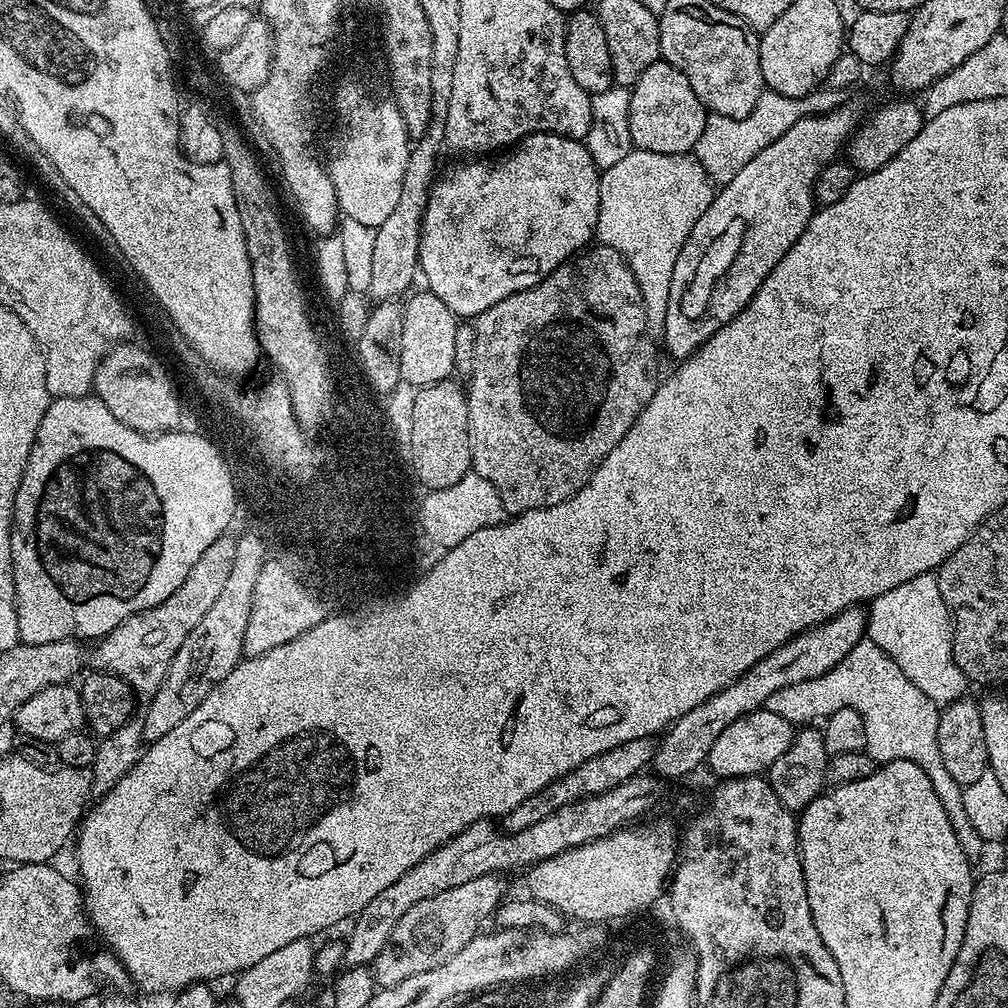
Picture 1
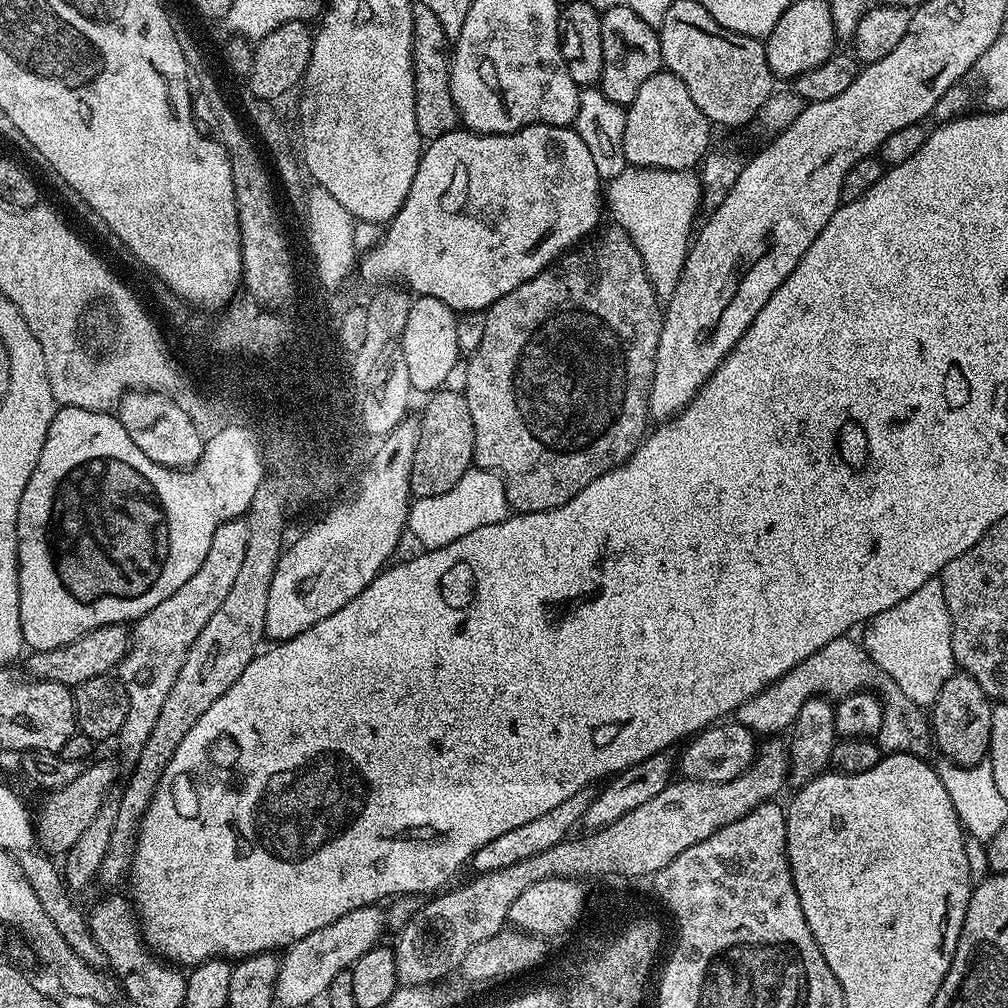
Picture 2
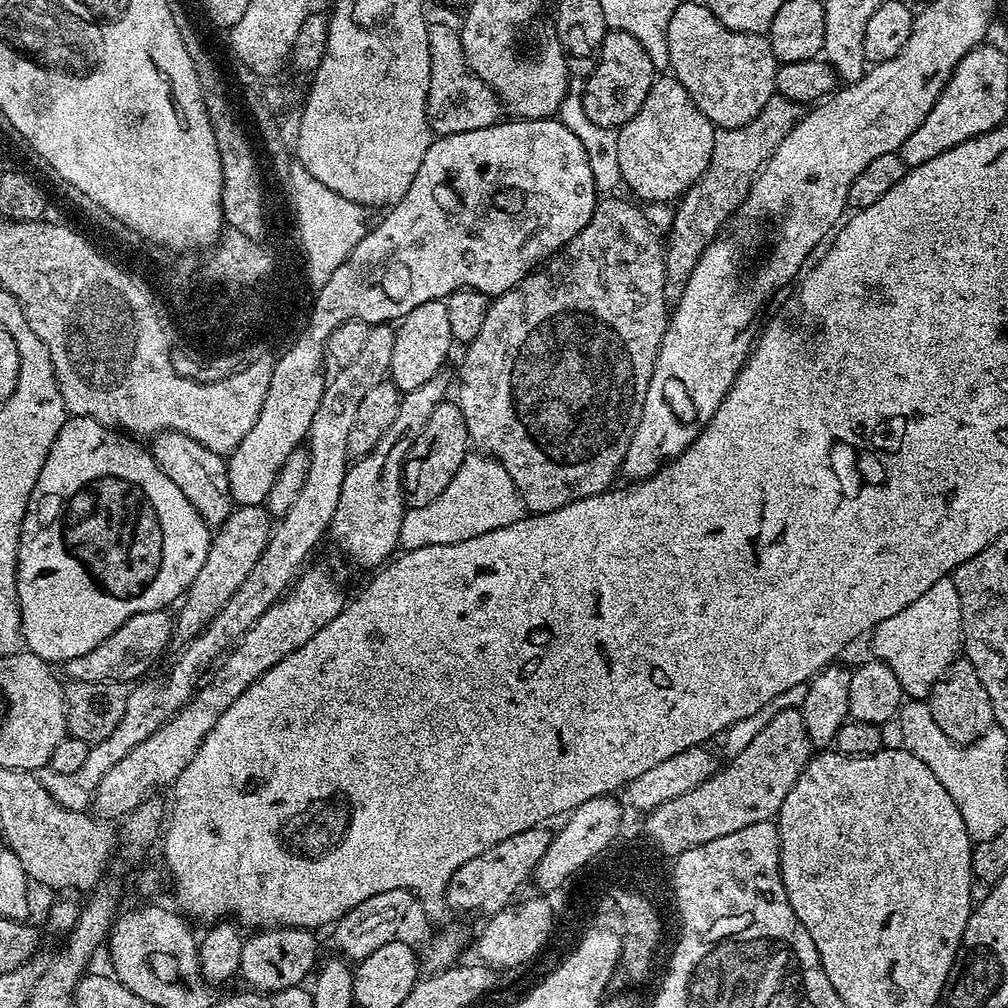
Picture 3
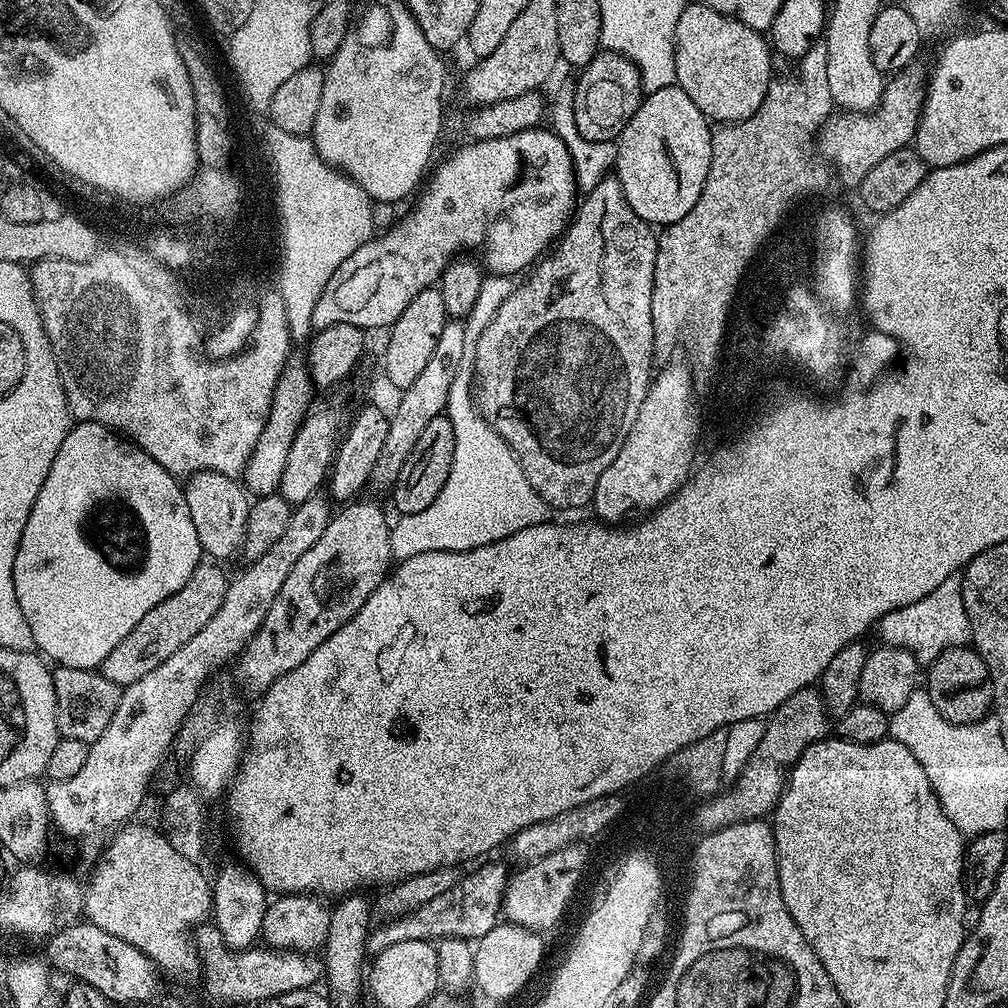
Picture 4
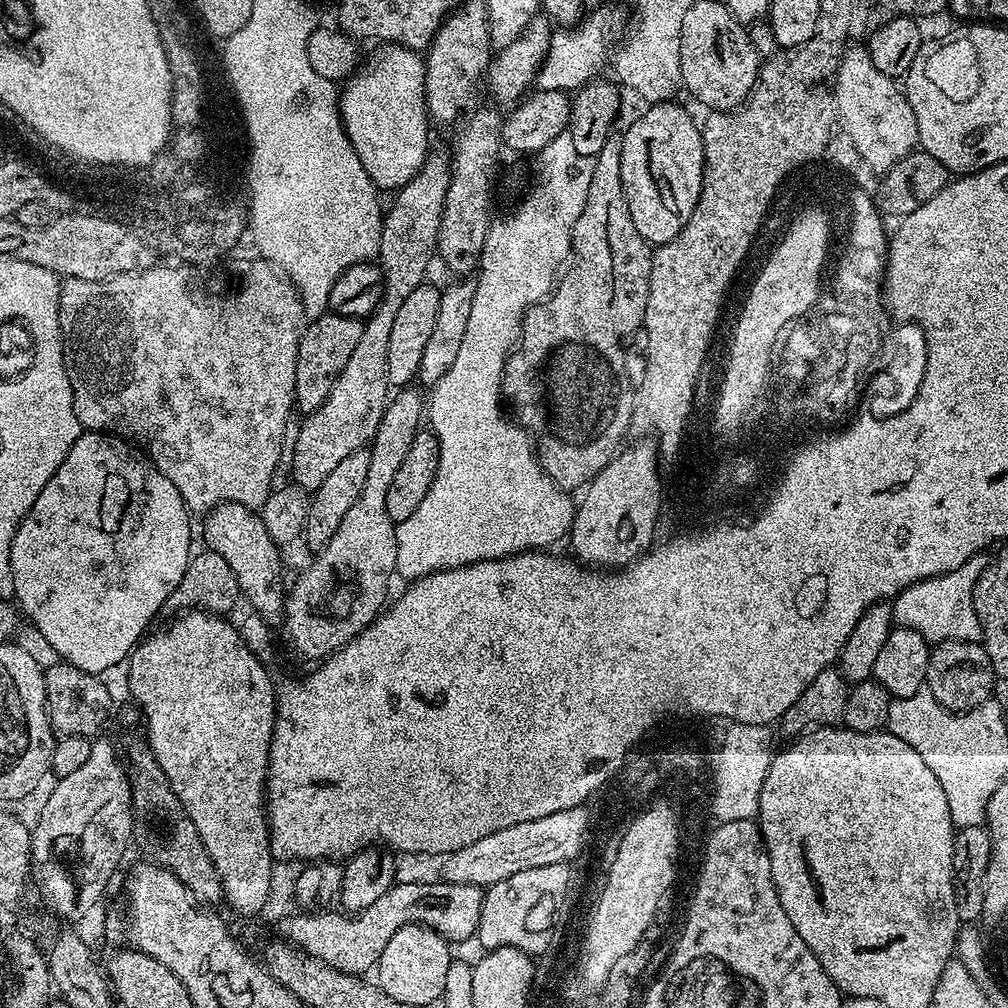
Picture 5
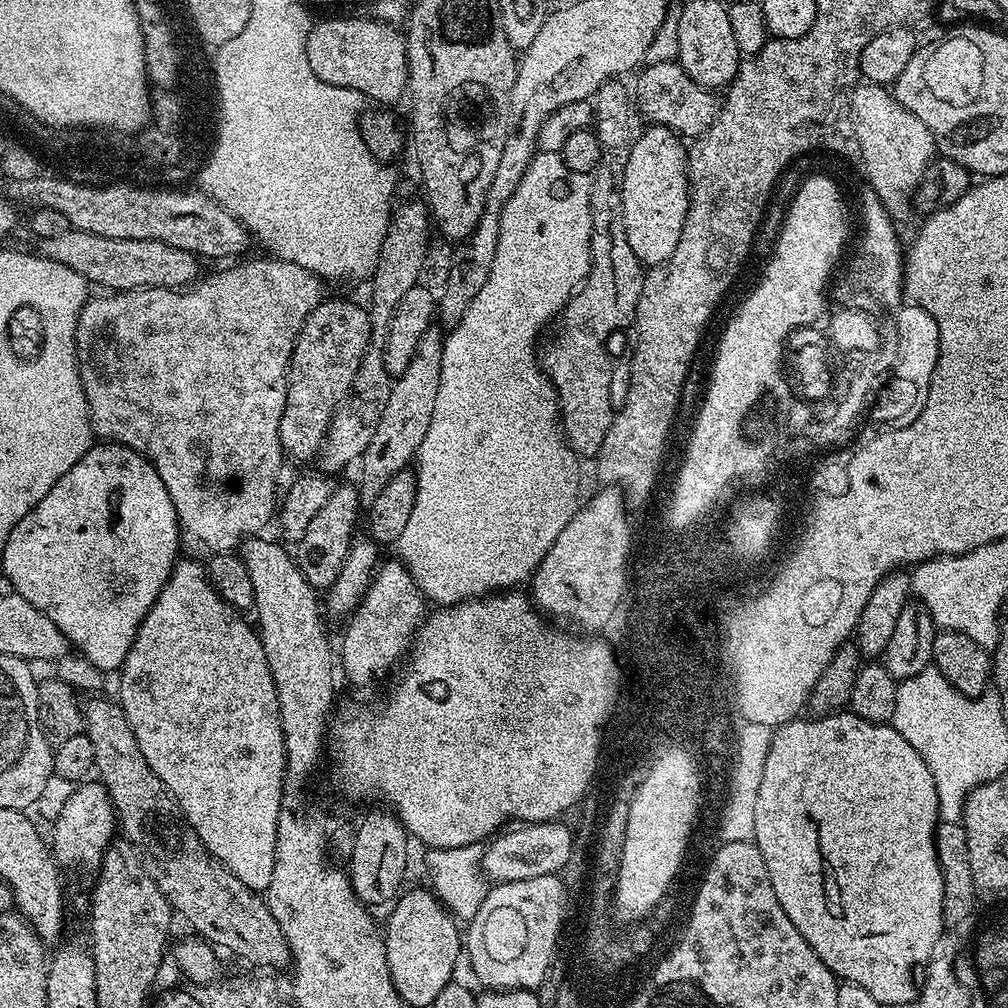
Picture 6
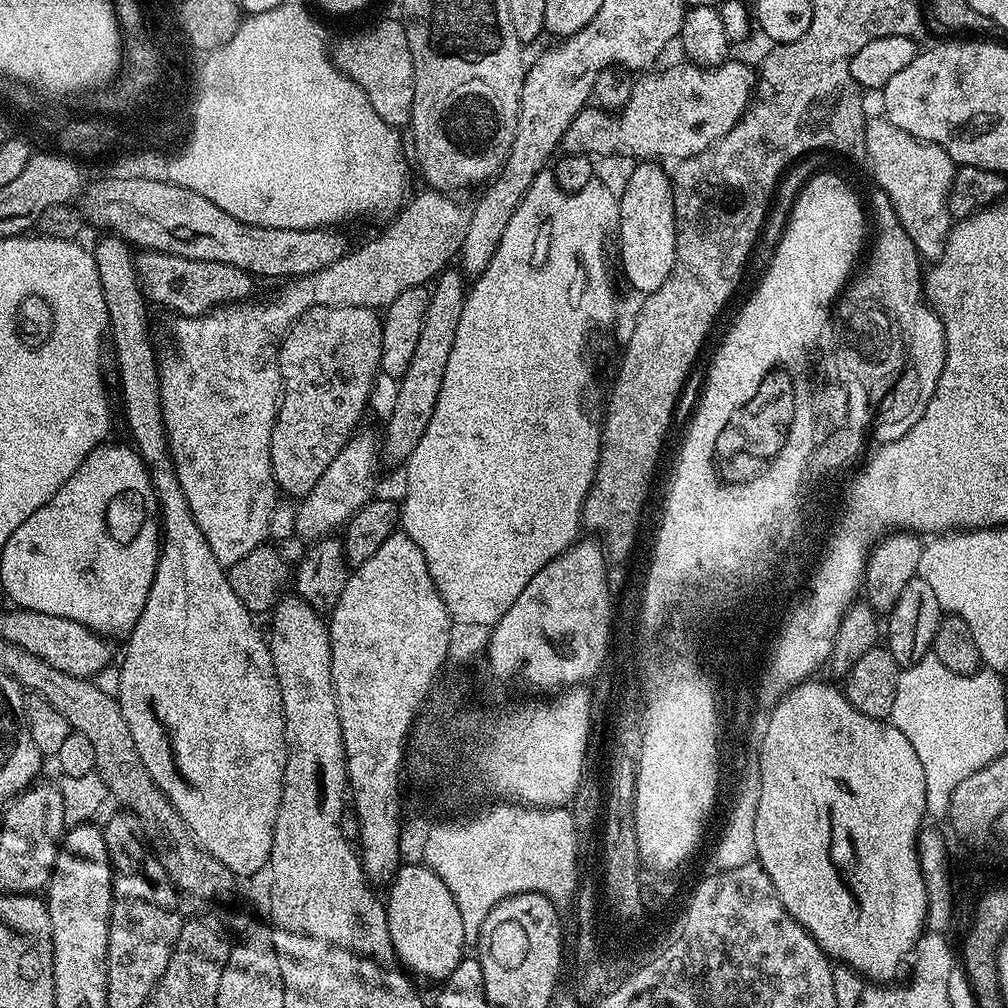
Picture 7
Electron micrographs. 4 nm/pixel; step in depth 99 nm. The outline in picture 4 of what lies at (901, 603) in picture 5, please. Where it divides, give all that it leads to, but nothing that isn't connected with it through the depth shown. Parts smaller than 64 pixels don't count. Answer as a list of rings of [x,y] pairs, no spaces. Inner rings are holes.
[[[953,578],[942,582],[926,598],[918,598],[918,602],[910,602],[910,606],[902,606],[898,610],[890,610],[878,622],[880,636],[889,648],[910,650],[914,658],[922,666],[930,666],[934,661],[951,648],[963,648],[971,641],[972,631],[968,615],[960,599],[960,580]]]

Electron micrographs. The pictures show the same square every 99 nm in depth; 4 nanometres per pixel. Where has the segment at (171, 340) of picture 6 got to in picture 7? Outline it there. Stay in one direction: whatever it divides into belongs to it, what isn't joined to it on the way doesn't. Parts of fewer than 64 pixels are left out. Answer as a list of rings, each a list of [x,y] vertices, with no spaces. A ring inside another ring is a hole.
[[[435,190],[423,191],[418,193],[413,200],[411,197],[395,213],[394,219],[396,221],[381,236],[374,237],[369,244],[364,244],[361,248],[353,247],[341,260],[334,262],[328,268],[311,272],[305,276],[291,277],[287,282],[281,283],[284,285],[281,286],[280,293],[277,296],[272,296],[269,300],[253,299],[251,302],[229,304],[209,312],[207,316],[180,316],[177,319],[177,324],[173,326],[172,332],[176,335],[176,348],[180,351],[180,357],[160,368],[160,405],[162,406],[164,425],[168,435],[168,449],[174,461],[174,470],[178,474],[178,482],[182,482],[182,494],[186,494],[186,502],[190,502],[190,510],[194,514],[194,522],[198,522],[202,534],[206,534],[206,542],[210,542],[210,550],[214,550],[214,558],[218,558],[220,564],[227,566],[234,562],[239,562],[242,558],[246,558],[246,554],[250,554],[253,550],[259,548],[261,544],[265,543],[270,536],[268,533],[270,514],[278,501],[276,479],[272,473],[272,463],[270,462],[270,438],[280,414],[280,397],[282,395],[280,344],[284,341],[284,336],[288,333],[289,328],[292,327],[292,323],[303,312],[310,310],[314,306],[358,306],[359,308],[383,310],[387,308],[390,302],[394,302],[394,298],[398,298],[398,294],[402,294],[402,290],[419,288],[435,281],[436,277],[453,263],[454,257],[459,253],[462,246],[462,238],[466,238],[466,226],[470,226],[472,208],[469,205],[464,205],[460,198],[457,198],[455,195]]]

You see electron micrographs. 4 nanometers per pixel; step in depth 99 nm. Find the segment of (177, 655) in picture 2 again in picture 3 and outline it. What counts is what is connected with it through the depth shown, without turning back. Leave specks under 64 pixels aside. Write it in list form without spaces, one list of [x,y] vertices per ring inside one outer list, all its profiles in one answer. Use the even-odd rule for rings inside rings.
[[[241,504],[233,507],[226,522],[215,529],[206,562],[202,562],[198,578],[194,578],[194,582],[188,587],[186,599],[179,605],[180,613],[175,613],[174,616],[174,632],[179,639],[181,636],[181,641],[194,639],[220,613],[222,606],[226,606],[226,602],[234,598],[238,586],[242,586],[242,582],[246,582],[246,577],[250,575],[250,570],[254,570],[254,562],[258,562],[262,550],[266,550],[273,527],[273,517],[268,515],[264,504]]]

